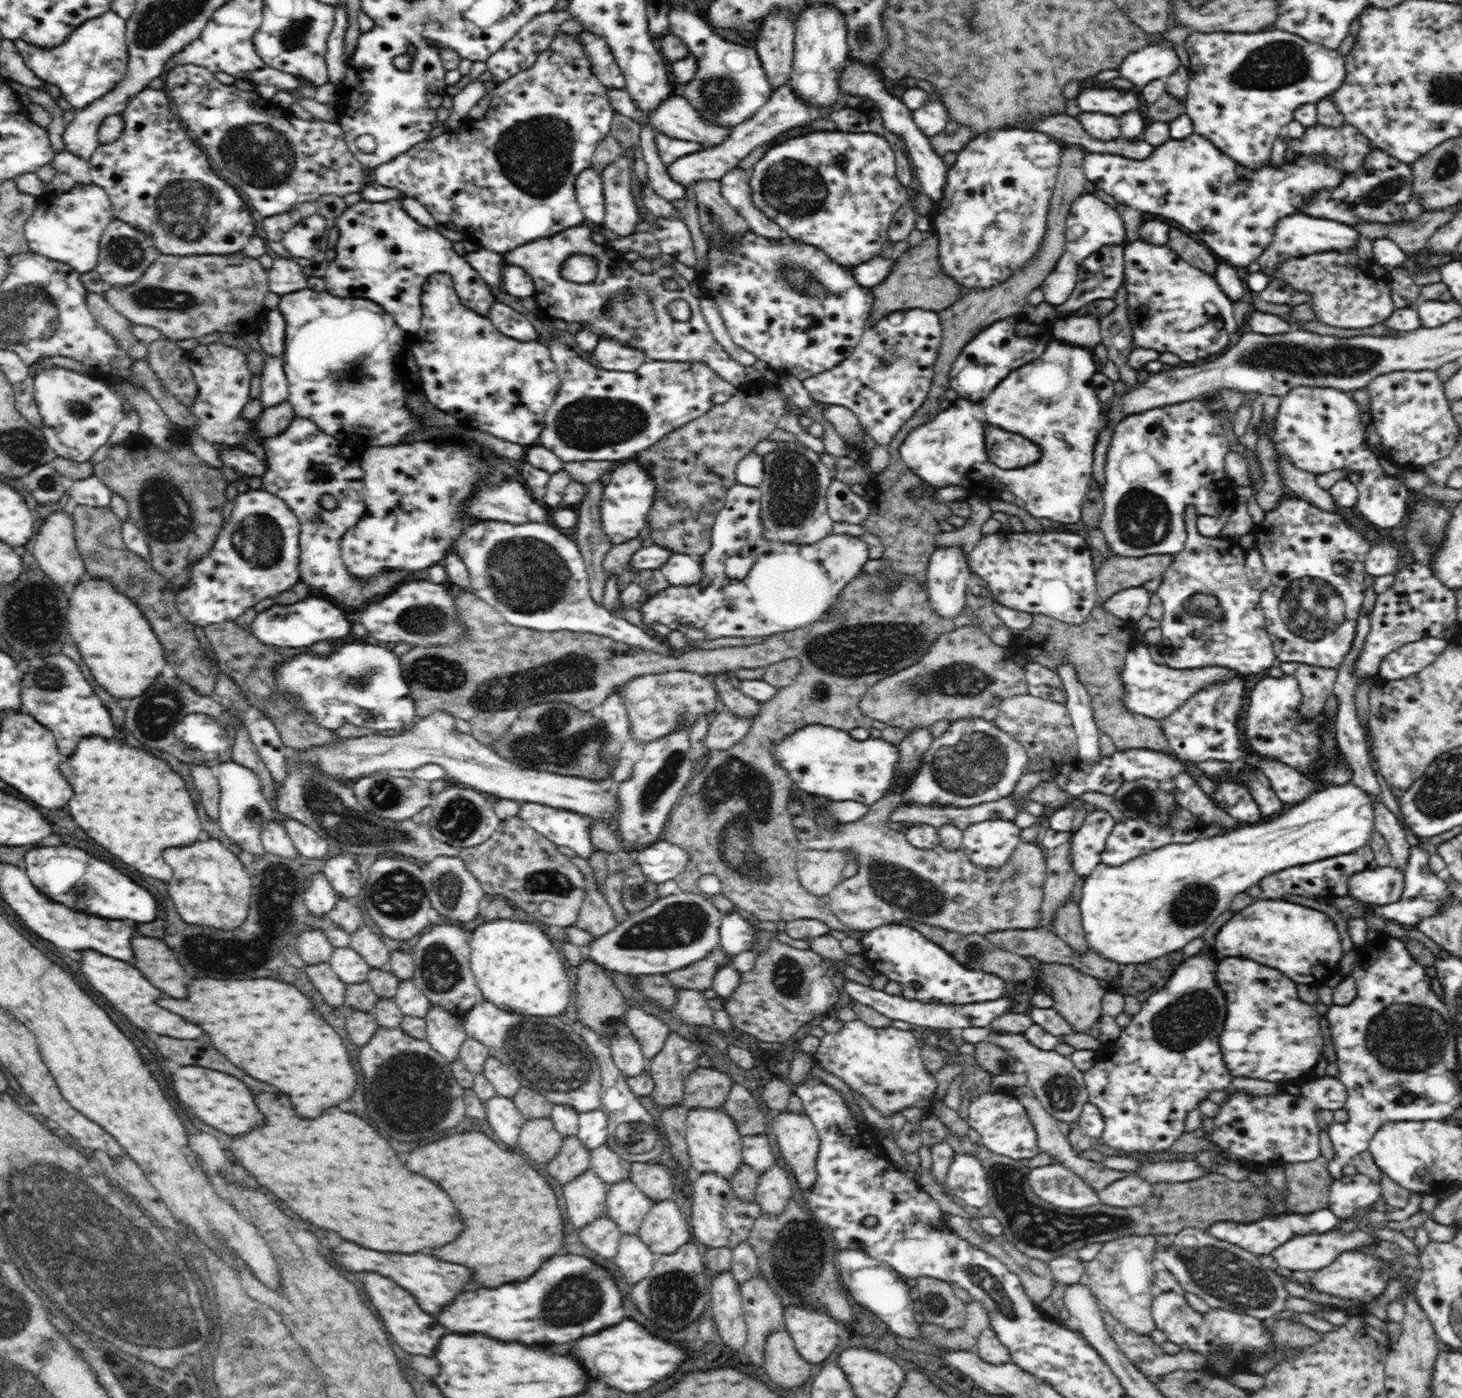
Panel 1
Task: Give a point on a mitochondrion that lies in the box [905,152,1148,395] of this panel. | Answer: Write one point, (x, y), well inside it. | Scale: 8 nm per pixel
(1023, 223)

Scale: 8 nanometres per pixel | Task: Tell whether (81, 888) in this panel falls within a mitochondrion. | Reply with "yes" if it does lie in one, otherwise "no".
yes

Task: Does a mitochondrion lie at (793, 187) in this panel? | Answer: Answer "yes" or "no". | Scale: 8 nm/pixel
yes

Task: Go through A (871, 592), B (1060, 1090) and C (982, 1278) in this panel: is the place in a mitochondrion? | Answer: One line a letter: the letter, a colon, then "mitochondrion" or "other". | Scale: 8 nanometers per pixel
A: mitochondrion
B: mitochondrion
C: mitochondrion

